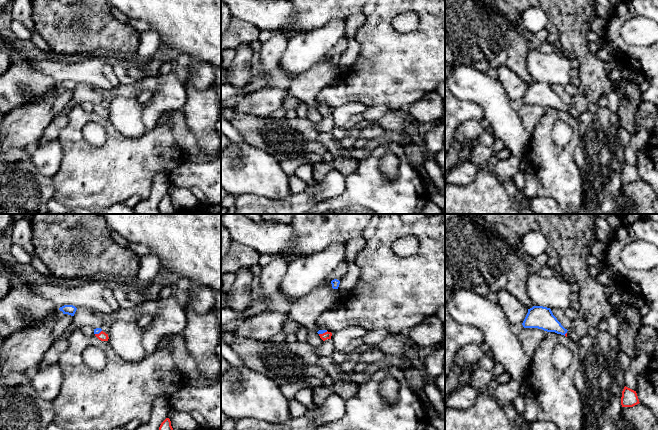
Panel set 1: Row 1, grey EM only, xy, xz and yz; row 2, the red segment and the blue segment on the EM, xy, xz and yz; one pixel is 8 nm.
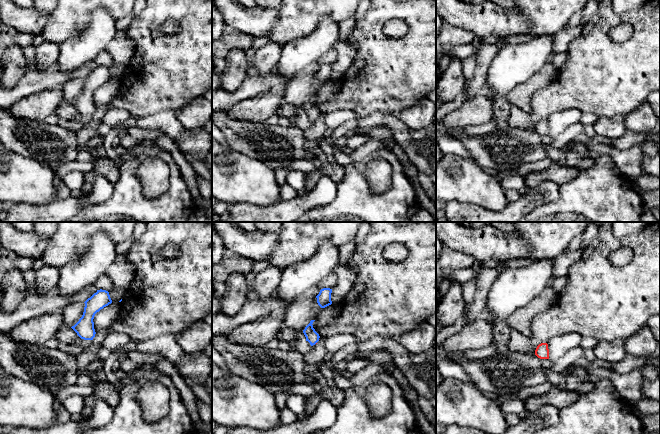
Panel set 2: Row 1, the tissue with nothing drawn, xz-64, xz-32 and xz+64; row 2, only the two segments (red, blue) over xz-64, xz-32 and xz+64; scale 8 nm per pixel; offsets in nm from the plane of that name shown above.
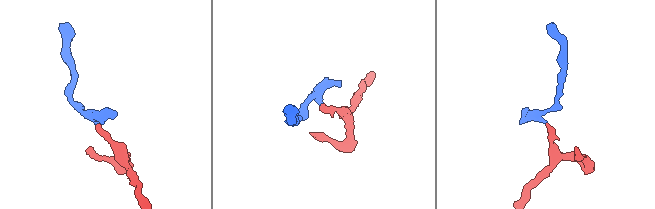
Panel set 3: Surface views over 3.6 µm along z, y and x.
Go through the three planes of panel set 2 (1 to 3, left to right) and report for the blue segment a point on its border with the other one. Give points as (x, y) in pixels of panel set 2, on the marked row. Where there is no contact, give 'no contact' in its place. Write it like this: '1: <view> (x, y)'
1: no contact
2: no contact
3: no contact

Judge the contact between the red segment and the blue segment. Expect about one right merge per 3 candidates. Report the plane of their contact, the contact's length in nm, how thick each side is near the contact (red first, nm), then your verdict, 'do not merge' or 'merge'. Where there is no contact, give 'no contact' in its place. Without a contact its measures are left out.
meets red in xz; contact 80 nm long; 60 nm thick on the red side, 30 nm on the other; merge

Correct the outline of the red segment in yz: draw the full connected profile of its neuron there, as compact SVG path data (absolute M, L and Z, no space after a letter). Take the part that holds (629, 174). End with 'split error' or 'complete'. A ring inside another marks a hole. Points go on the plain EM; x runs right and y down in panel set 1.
M625 162L622 167L622 173L621 173L622 183L633 183L639 179L640 178L636 167Z; complete

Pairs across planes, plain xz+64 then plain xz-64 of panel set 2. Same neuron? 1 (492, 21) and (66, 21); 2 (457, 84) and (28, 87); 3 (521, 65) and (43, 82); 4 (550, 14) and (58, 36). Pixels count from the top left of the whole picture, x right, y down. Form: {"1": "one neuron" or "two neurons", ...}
{"1": "two neurons", "2": "two neurons", "3": "two neurons", "4": "one neuron"}

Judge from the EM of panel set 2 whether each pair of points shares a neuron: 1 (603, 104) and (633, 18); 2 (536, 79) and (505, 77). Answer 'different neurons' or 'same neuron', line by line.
1: same neuron
2: different neurons

